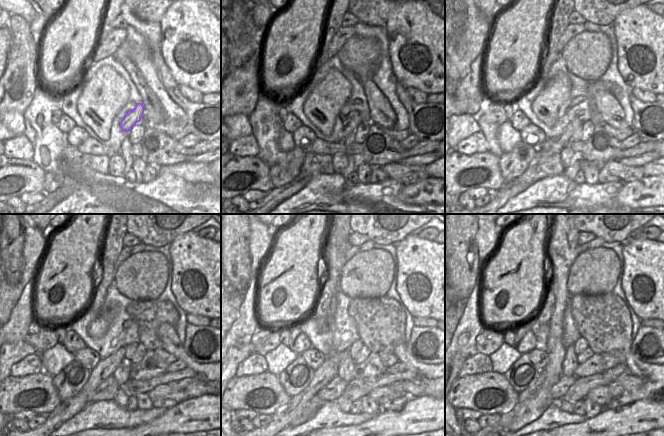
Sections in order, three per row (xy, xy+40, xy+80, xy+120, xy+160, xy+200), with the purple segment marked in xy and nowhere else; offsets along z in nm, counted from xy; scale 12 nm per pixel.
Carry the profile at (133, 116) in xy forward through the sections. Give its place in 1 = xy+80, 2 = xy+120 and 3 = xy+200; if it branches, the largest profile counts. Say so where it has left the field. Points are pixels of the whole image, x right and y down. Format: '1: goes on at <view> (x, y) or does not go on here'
1: goes on at xy+80 (557, 143)
2: goes on at xy+120 (107, 366)
3: goes on at xy+200 (540, 379)

